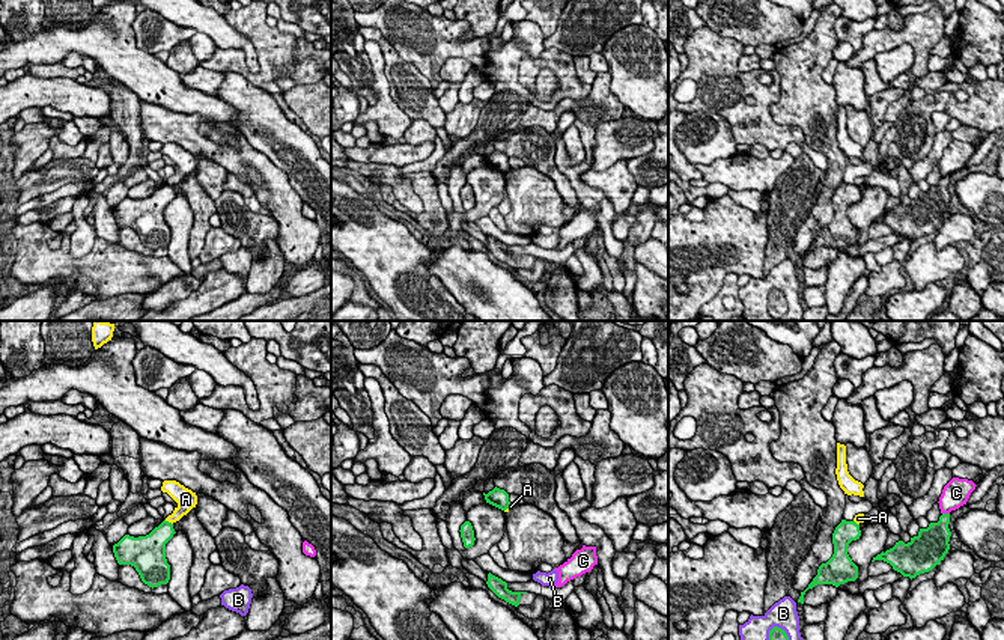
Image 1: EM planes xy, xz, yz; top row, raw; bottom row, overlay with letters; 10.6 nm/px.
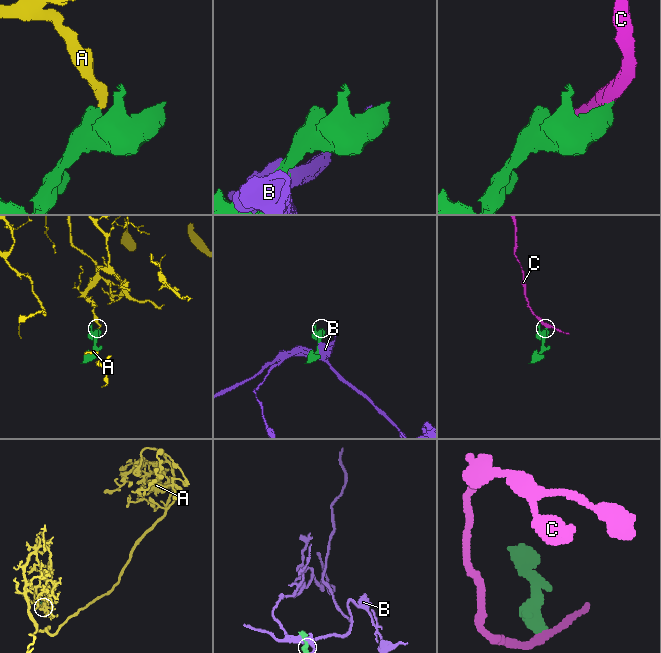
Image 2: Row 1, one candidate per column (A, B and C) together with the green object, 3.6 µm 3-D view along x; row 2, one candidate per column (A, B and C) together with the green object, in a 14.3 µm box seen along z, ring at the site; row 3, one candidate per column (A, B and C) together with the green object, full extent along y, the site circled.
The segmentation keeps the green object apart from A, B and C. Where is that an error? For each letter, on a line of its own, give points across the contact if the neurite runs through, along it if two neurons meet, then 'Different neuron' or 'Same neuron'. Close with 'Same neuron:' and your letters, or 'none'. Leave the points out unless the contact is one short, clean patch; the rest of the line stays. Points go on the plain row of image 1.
A: Boundary: xy (164, 182), (172, 187). Different neuron
B: Different neuron
C: Boundary: yz (943, 175), (949, 176). Different neuron
Same neuron: none

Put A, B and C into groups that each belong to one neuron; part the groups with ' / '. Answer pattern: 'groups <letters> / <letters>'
groups A / B / C

